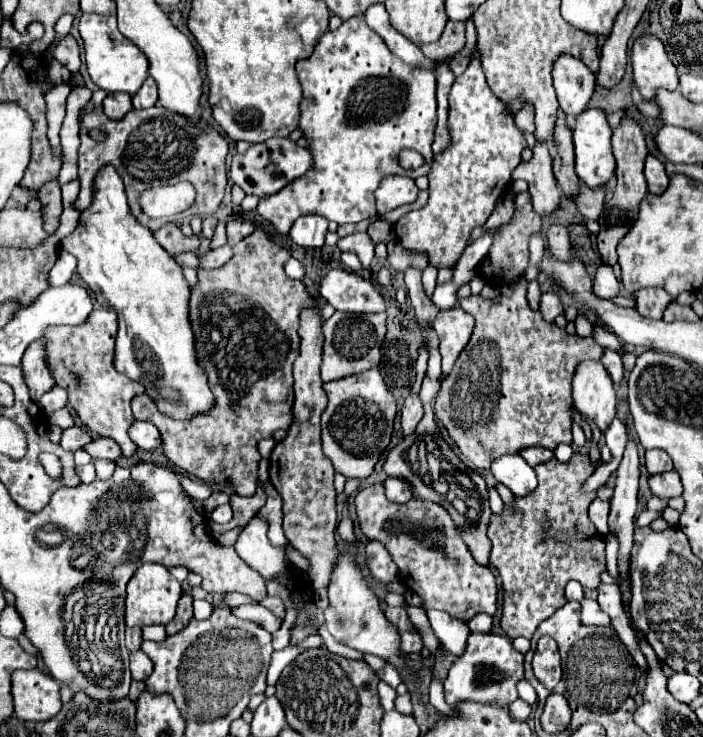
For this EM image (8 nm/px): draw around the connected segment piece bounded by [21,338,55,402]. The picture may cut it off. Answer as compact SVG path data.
M41 338L25 350L23 360L21 360L23 376L25 376L25 382L29 386L29 394L31 394L33 402L39 402L39 398L55 386L53 376L49 374L49 368L45 366L45 354L47 354L45 340Z

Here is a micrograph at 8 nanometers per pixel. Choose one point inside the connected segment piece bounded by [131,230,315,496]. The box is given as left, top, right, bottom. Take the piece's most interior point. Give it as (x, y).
(245, 315)

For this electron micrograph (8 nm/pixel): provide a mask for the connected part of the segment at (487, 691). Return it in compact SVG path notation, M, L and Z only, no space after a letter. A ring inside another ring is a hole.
M471 634L467 640L467 650L457 658L445 680L445 702L453 706L455 702L473 700L483 704L507 706L517 698L515 684L523 678L523 654L515 652L511 640L499 634Z

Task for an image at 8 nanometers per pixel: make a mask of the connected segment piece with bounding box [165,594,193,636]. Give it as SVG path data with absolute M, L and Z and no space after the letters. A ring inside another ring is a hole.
M183 594L181 598L179 598L179 604L177 604L177 614L175 614L175 618L165 626L167 628L167 634L171 636L171 634L177 634L181 628L185 628L187 626L187 622L191 620L191 616L193 616L193 608L191 608L191 596L187 596L187 594Z

